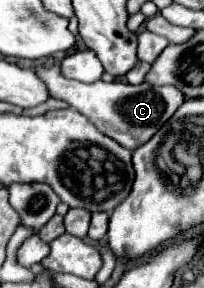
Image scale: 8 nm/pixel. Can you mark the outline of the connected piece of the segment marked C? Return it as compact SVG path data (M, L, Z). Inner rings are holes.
M54 63L50 67L38 65L38 67L34 67L34 73L48 87L50 97L66 101L70 107L74 107L78 113L82 113L90 123L94 123L98 127L98 131L102 131L104 135L118 141L122 147L126 147L130 151L144 145L176 113L176 109L184 101L182 91L178 91L178 87L172 87L172 85L162 85L162 87L154 87L148 83L130 85L122 79L112 81L112 83L74 81L74 79L68 79L62 75L60 63Z

